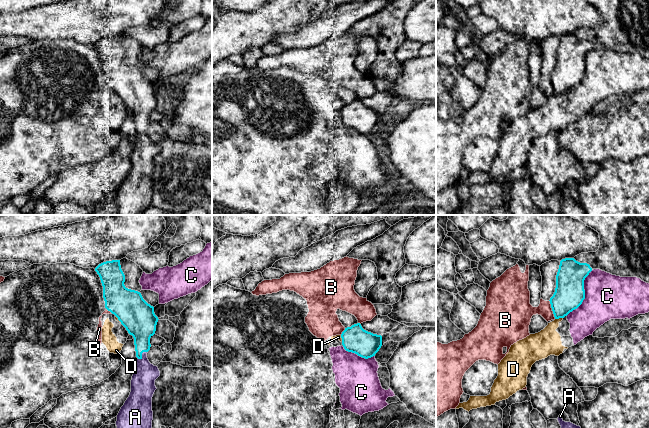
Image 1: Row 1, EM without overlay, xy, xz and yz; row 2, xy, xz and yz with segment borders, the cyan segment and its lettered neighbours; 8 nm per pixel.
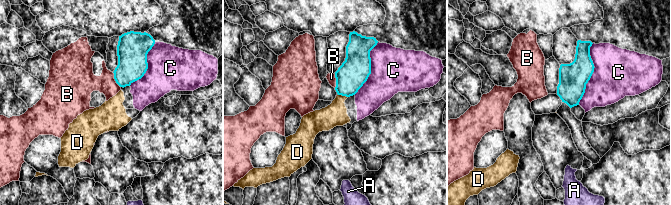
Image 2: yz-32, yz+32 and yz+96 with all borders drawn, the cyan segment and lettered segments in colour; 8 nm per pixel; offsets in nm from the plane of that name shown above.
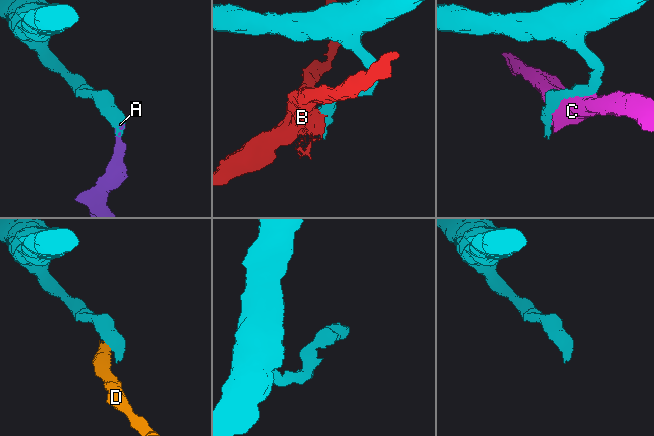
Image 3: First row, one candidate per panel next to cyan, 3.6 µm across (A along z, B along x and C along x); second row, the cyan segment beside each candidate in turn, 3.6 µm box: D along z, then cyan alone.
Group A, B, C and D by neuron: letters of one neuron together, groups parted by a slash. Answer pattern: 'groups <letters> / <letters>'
groups A / B / C D

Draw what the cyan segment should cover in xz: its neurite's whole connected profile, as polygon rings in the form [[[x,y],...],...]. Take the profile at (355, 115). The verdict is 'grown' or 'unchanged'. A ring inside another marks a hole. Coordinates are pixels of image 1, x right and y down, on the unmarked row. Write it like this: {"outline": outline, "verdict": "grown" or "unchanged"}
{"outline": [[[360,99],[345,104],[341,114],[346,127],[365,135],[375,132],[382,122],[382,112],[364,106]]], "verdict": "unchanged"}

